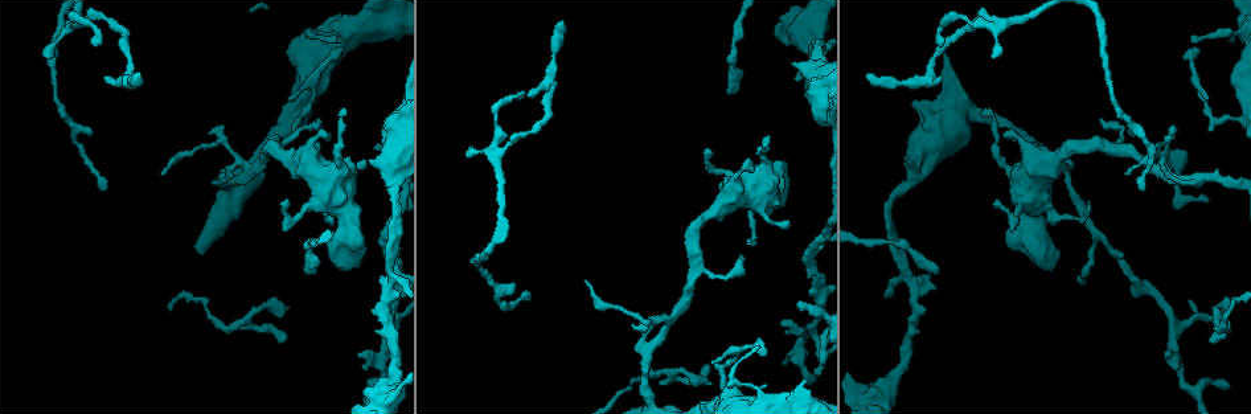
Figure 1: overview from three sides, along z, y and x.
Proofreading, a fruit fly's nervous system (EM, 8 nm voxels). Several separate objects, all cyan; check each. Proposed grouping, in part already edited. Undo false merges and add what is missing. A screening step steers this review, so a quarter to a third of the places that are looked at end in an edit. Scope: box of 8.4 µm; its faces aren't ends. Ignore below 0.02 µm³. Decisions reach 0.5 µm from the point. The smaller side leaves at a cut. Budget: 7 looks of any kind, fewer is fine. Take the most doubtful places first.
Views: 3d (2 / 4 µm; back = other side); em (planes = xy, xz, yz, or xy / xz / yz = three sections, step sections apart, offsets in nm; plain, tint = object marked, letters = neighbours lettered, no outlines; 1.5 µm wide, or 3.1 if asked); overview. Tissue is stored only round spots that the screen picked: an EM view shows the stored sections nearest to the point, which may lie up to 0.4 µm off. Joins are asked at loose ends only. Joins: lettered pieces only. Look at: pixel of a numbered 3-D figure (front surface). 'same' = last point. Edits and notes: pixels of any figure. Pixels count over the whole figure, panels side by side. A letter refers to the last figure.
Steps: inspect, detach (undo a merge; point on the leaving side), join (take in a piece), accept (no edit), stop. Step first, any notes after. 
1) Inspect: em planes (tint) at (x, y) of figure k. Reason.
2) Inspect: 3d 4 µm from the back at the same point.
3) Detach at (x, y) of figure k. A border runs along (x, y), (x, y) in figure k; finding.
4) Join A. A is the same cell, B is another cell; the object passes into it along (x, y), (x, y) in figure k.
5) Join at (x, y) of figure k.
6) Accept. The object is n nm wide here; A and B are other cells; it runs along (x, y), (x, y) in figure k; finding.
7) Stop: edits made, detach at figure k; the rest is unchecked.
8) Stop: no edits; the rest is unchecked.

Inspect: 3d 2 µm at (799, 301) of figure 1. Tapers out.

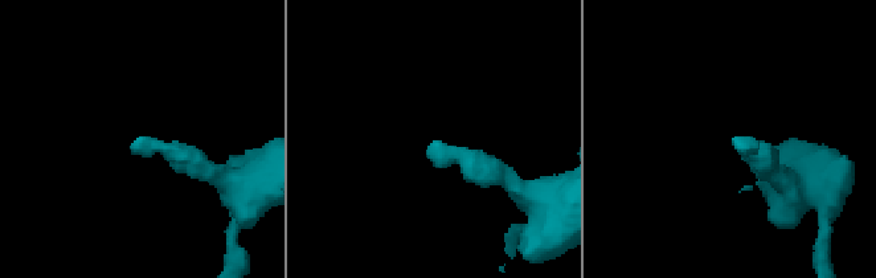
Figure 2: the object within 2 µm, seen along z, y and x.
Inspect: em xy step 8 (letters) at (440, 140) of figure 2. Shape alone is not enough.

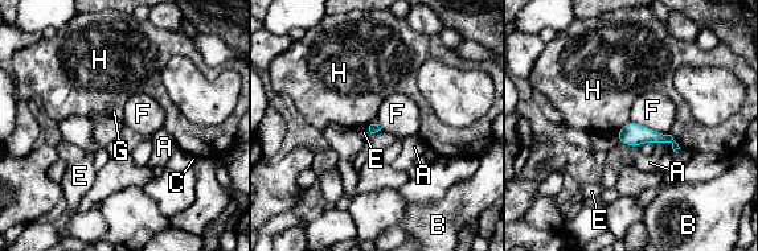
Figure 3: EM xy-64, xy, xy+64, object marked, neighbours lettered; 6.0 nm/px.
Accept. A, B, C, E, F, G and H are other cells; a border runs along (630, 120), (670, 135) in figure 3; no lettered piece goes on from it.

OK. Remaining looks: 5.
Inspect: 3d 4 µm at (563, 21) of figure 1. Free end.

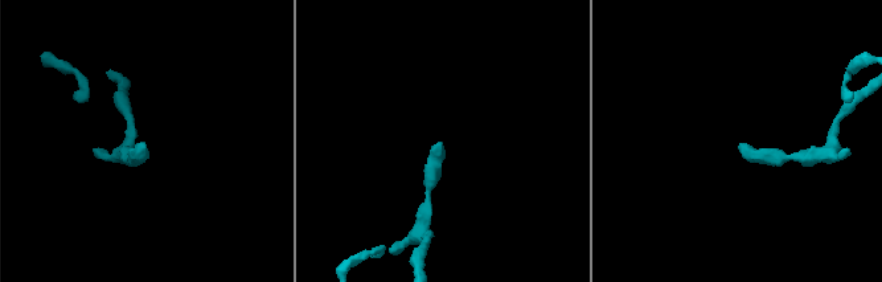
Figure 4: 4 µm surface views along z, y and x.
Inspect: em planes (letters) at (440, 144) of figure 4.

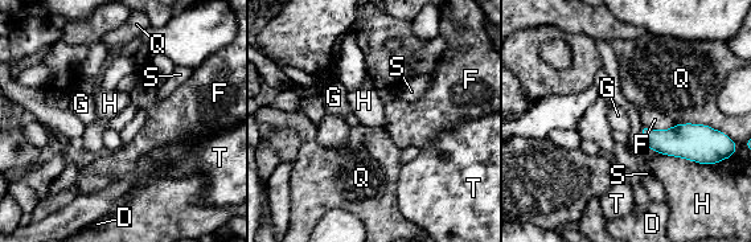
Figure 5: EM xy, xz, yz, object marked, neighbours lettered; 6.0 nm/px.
Accept. The longest contact is with H, 340 nm; D, F, G, H, Q, S and T are other cells; a border runs along (641, 123), (657, 130), (674, 124) in figure 5; none of them fits.

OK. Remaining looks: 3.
Inspect: em xy step 8 (letters) at (102, 190) of figure 1. Branch stops here.

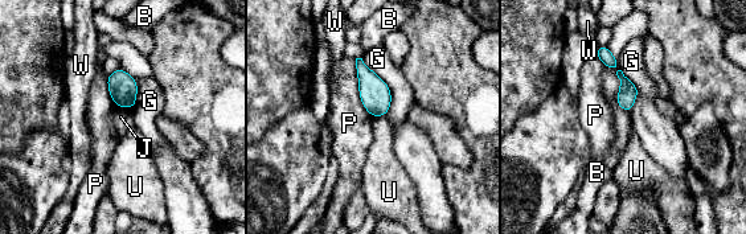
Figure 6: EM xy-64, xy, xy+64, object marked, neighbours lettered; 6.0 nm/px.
Inspect: em planes (letters) at the same point.

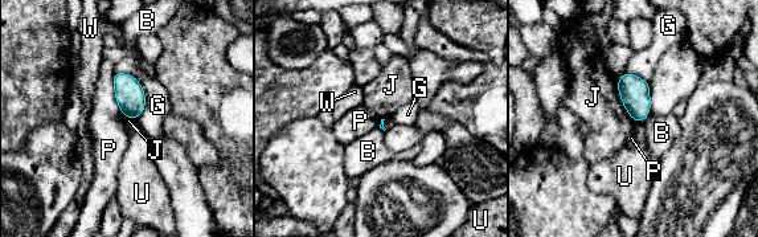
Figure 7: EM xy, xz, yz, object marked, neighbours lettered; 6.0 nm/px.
Accept. B, G, J, P, U and W are other cells; none of them fits.

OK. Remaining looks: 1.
Stop: no edits; the rest is unchecked.

